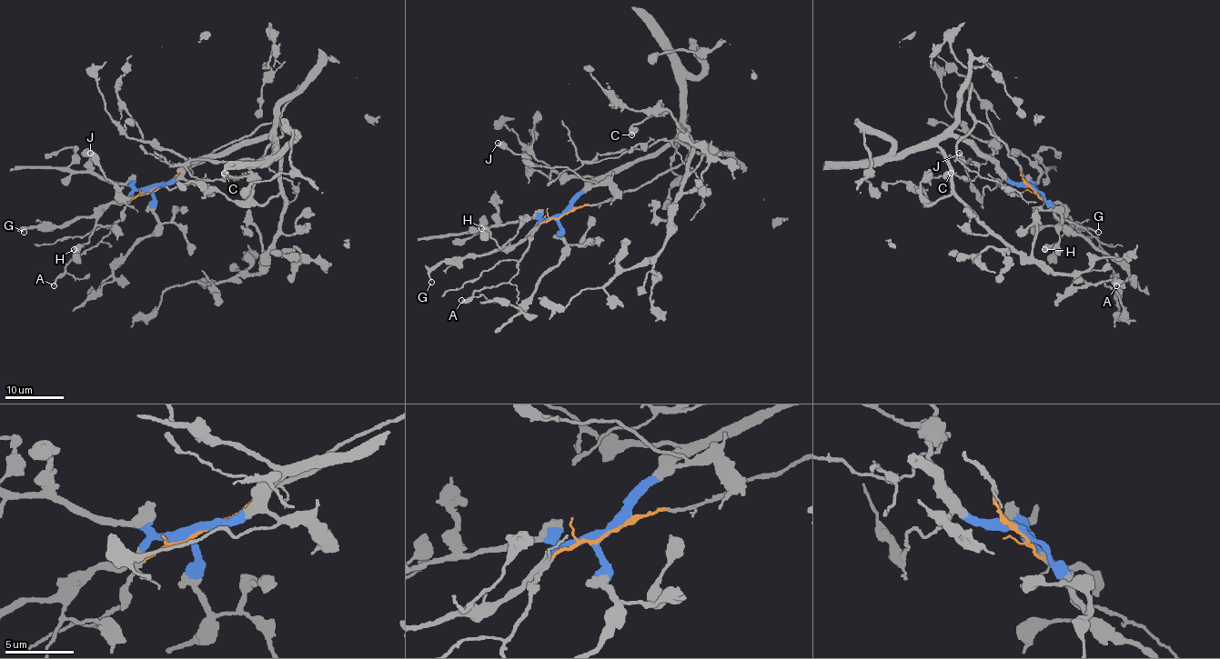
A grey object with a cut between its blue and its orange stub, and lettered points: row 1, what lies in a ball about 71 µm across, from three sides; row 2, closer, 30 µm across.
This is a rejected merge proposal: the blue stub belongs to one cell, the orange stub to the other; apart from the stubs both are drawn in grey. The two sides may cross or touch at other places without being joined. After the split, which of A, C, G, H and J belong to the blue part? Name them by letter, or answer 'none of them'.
C, G, H, J

